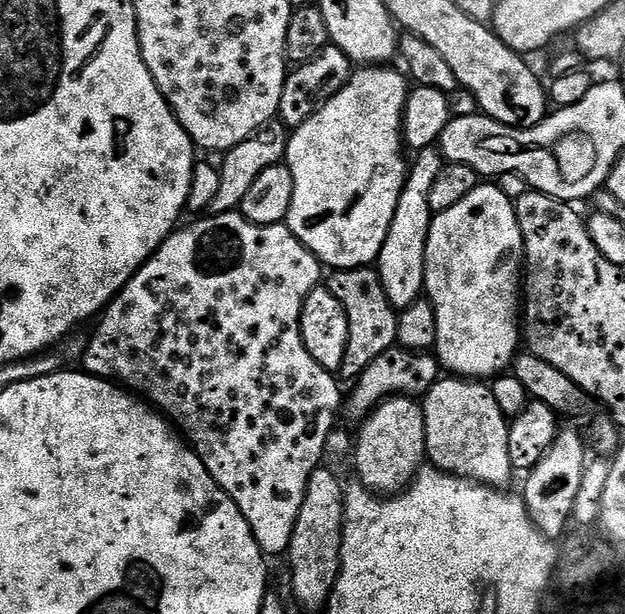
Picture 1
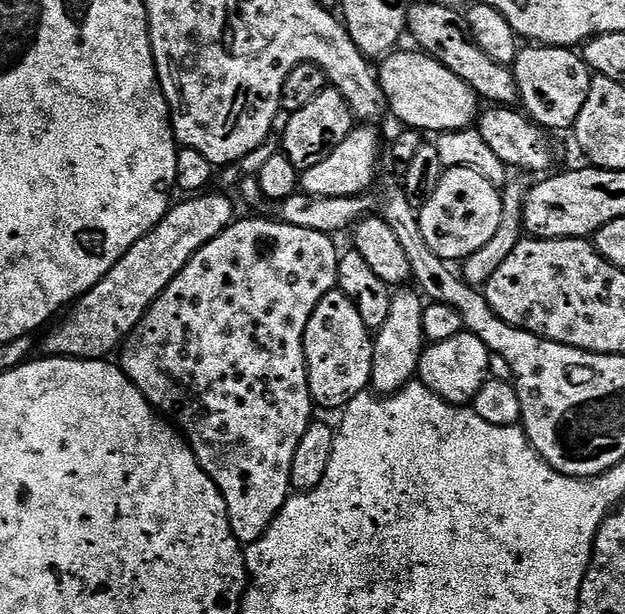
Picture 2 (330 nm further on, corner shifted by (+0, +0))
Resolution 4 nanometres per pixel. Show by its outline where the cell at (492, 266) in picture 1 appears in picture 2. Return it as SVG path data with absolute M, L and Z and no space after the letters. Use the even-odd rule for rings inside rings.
M450 168L419 214L422 238L430 242L430 250L446 261L460 262L494 238L494 230L502 222L502 196L496 186L474 169Z

